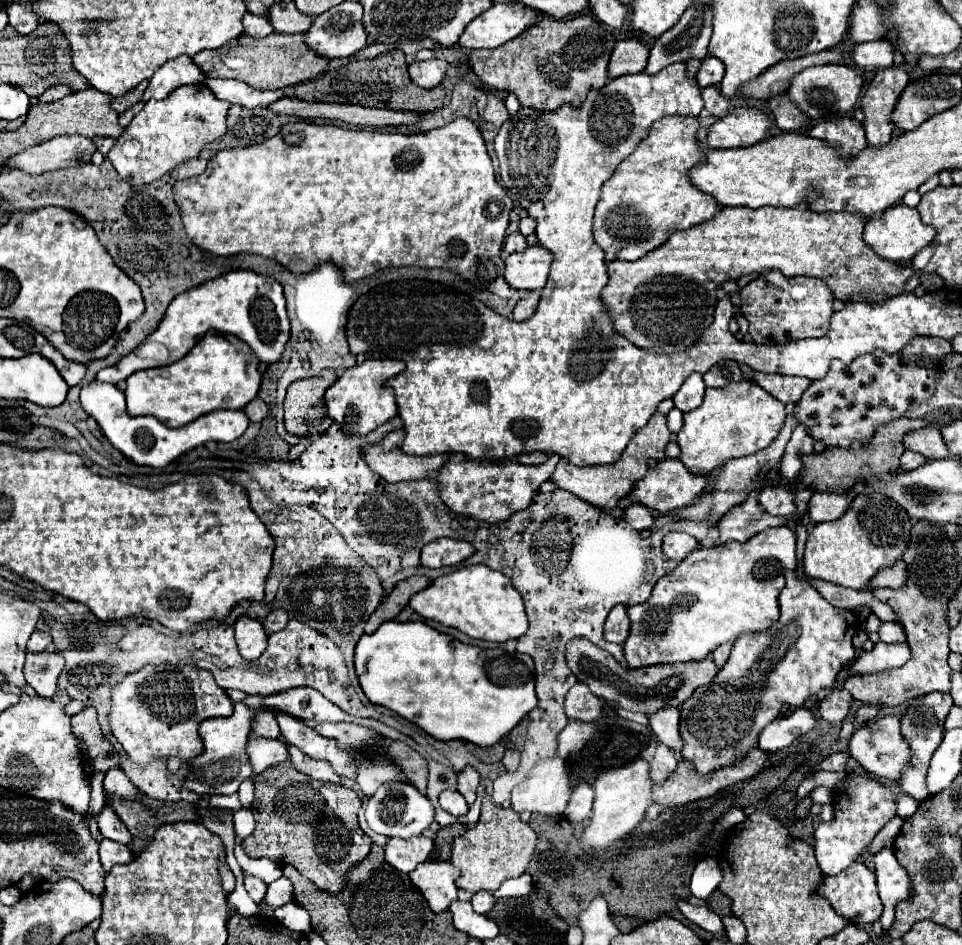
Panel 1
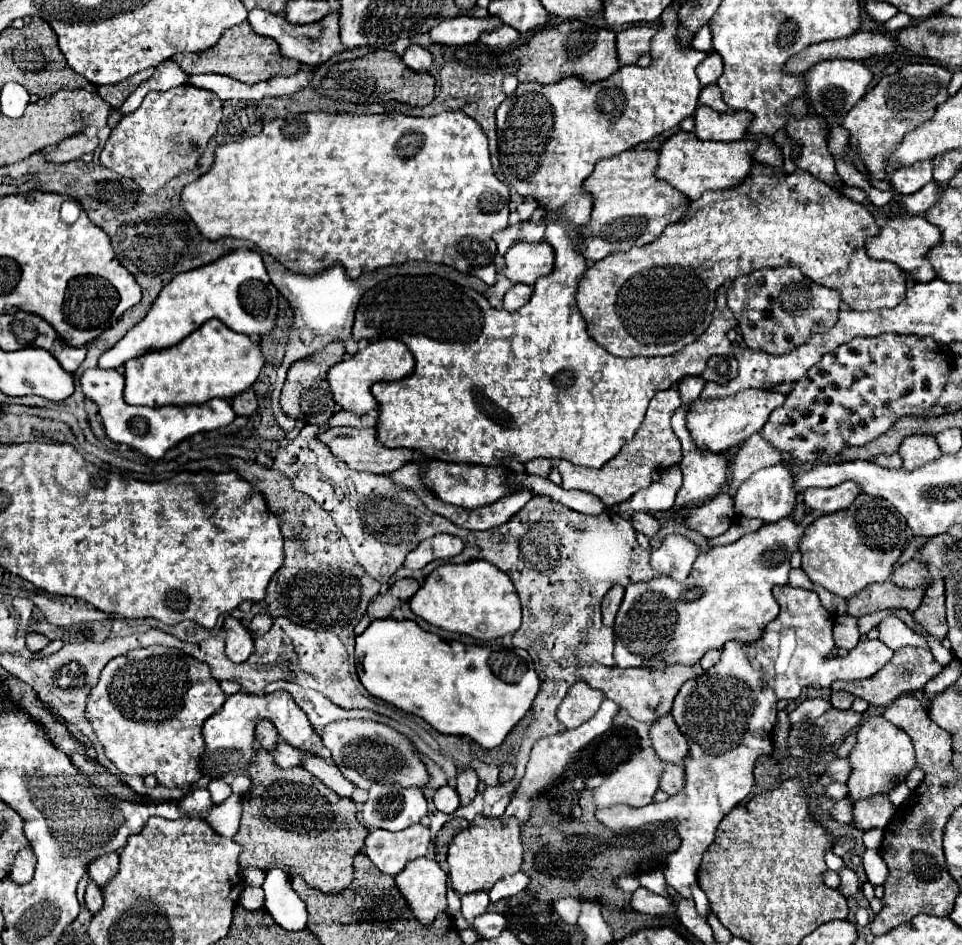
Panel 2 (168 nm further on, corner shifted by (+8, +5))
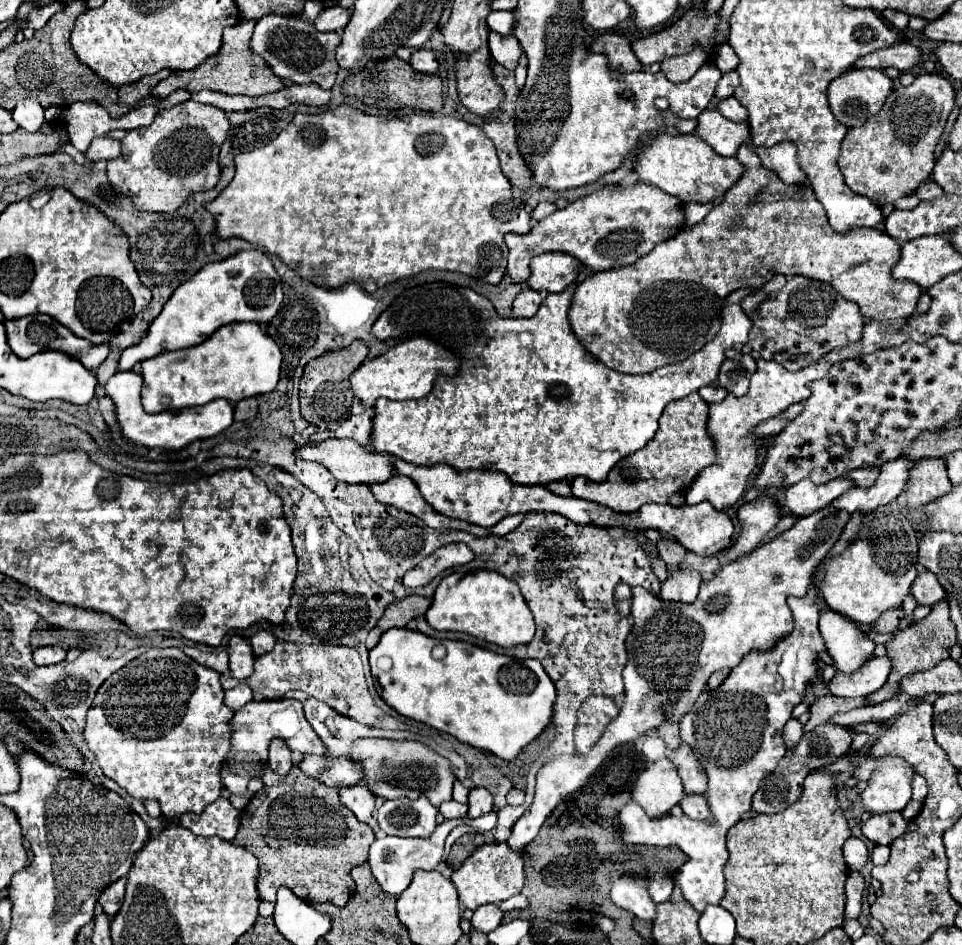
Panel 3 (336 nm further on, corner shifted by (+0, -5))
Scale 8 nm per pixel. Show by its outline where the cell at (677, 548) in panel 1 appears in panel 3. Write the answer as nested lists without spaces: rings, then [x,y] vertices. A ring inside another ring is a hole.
[[[670,569],[668,579],[662,583],[660,597],[664,601],[680,601],[680,603],[694,603],[698,595],[702,579],[696,571],[690,569]]]

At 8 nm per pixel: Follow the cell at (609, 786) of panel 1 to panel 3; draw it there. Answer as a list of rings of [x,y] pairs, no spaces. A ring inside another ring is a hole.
[[[666,757],[652,763],[638,775],[632,797],[650,817],[668,815],[670,809],[684,797],[676,765]]]

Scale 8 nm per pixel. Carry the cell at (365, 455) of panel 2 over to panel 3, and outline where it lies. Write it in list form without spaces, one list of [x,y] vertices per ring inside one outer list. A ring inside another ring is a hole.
[[[326,439],[320,443],[306,443],[304,447],[298,447],[294,453],[300,459],[324,465],[338,481],[344,481],[344,483],[366,483],[366,485],[382,483],[394,475],[394,467],[386,455],[376,451],[368,453],[362,445],[358,445],[352,439]]]

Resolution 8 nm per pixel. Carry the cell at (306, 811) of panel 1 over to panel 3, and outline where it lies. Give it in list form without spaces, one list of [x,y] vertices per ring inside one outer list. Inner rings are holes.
[[[296,765],[290,769],[286,777],[276,775],[274,771],[266,771],[266,785],[258,791],[250,803],[240,813],[240,829],[232,843],[248,849],[260,861],[260,877],[258,891],[266,901],[276,899],[276,891],[280,887],[288,887],[294,895],[310,903],[326,903],[332,901],[336,907],[344,907],[354,891],[354,881],[350,877],[350,869],[364,863],[368,859],[368,849],[374,841],[374,833],[366,823],[360,823],[348,807],[340,803],[338,789],[326,787],[312,777],[306,777]]]

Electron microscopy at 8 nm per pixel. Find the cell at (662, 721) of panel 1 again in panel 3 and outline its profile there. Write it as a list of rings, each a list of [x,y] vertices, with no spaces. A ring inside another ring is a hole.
[[[682,743],[678,751],[670,753],[670,759],[678,767],[678,775],[682,777],[686,795],[704,795],[708,789],[708,777],[696,755],[692,755],[692,749]]]

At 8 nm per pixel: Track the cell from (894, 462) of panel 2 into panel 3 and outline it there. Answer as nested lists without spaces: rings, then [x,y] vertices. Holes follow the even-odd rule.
[[[868,467],[868,469],[854,469],[844,477],[852,479],[852,483],[856,483],[858,487],[872,487],[872,483],[878,479],[878,473],[880,473],[880,469]]]

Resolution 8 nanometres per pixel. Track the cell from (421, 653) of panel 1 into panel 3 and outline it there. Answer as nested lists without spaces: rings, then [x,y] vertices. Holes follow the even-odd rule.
[[[388,629],[378,645],[370,651],[370,667],[380,697],[400,715],[426,723],[438,731],[450,733],[460,743],[472,745],[480,751],[488,751],[506,761],[514,759],[552,721],[556,687],[546,675],[540,661],[534,659],[514,659],[510,655],[492,653],[464,641],[438,641],[420,631]],[[438,643],[446,647],[444,659],[432,657],[432,647]]]

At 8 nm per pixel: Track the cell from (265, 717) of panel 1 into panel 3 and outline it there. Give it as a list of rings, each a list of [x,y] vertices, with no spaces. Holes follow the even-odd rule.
[[[274,739],[270,743],[270,757],[268,757],[268,765],[272,767],[272,771],[276,771],[278,775],[286,775],[292,767],[290,761],[290,749],[282,739]]]

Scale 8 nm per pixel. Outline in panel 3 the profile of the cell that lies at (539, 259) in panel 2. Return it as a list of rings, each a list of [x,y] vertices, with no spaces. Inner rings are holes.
[[[544,253],[532,259],[530,263],[530,279],[528,287],[534,291],[548,291],[548,293],[560,293],[568,285],[578,281],[580,271],[584,265],[566,253]]]

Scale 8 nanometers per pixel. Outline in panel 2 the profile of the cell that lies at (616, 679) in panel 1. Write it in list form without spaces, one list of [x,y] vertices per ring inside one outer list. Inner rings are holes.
[[[600,663],[592,665],[580,665],[576,667],[580,677],[590,685],[600,689],[608,699],[612,699],[620,709],[628,711],[630,717],[644,721],[644,723],[654,723],[658,717],[670,713],[672,701],[678,695],[680,687],[696,677],[696,665],[668,665],[664,669],[648,669],[648,667],[630,667],[630,669],[620,669],[620,667],[608,667]]]

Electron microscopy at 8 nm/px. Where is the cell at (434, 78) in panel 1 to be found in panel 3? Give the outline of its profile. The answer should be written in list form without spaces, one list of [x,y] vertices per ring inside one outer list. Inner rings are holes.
[[[416,49],[416,51],[412,51],[410,65],[418,73],[436,73],[436,69],[438,69],[436,53],[428,51],[428,49]]]

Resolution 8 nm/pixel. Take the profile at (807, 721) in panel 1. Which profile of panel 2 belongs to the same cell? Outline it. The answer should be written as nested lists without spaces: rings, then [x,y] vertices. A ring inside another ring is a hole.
[[[806,699],[802,701],[794,711],[788,713],[788,721],[790,725],[796,725],[796,723],[802,723],[806,719],[814,719],[814,717],[820,717],[822,713],[826,713],[832,705],[824,699]]]

